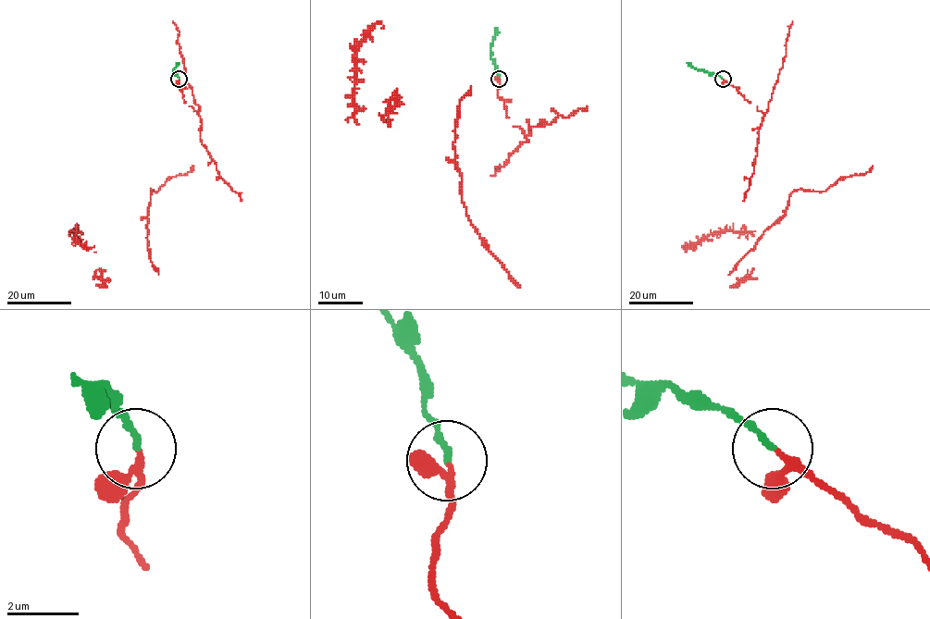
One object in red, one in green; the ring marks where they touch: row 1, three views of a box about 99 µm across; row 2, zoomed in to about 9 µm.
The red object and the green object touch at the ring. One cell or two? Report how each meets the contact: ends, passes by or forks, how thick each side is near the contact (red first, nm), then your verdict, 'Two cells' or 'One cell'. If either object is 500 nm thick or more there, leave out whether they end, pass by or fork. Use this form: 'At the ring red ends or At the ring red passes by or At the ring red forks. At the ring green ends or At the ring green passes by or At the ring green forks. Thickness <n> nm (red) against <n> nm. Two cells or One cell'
At the ring red passes by. At the ring green ends. Thickness 150 nm (red) against 190 nm. One cell

